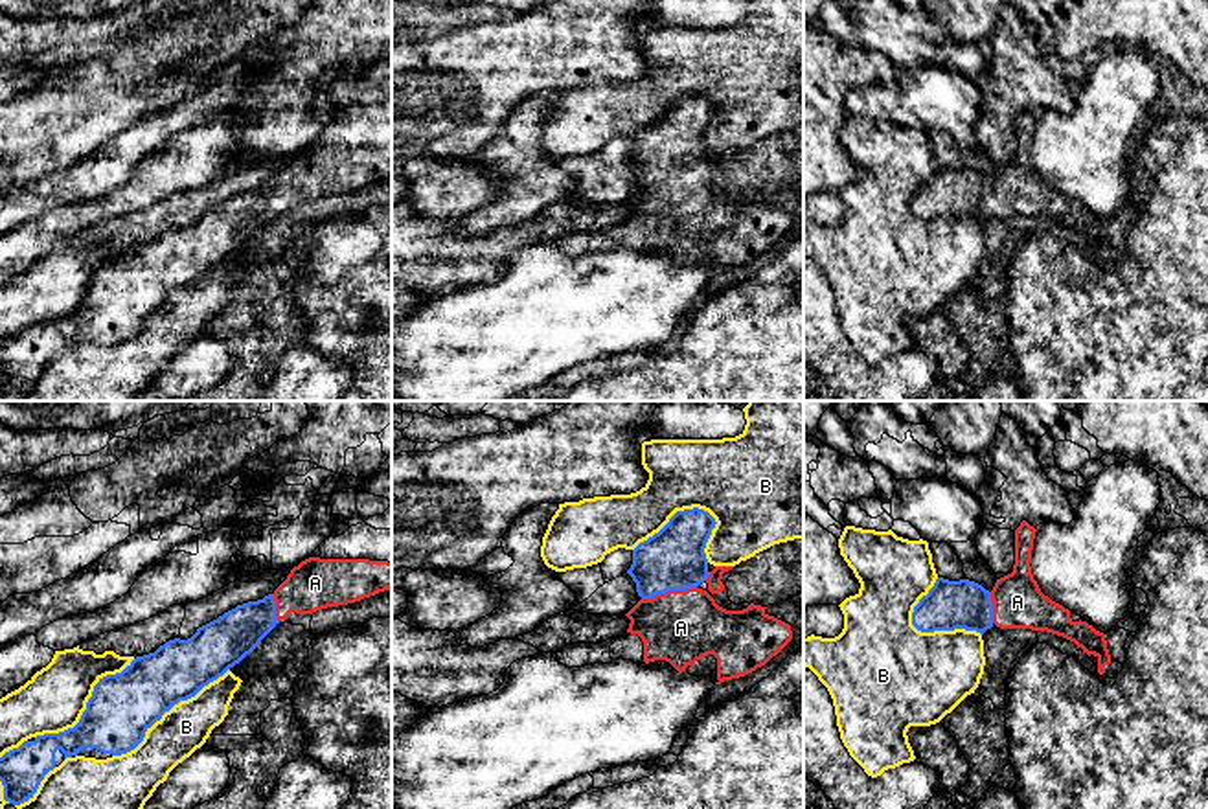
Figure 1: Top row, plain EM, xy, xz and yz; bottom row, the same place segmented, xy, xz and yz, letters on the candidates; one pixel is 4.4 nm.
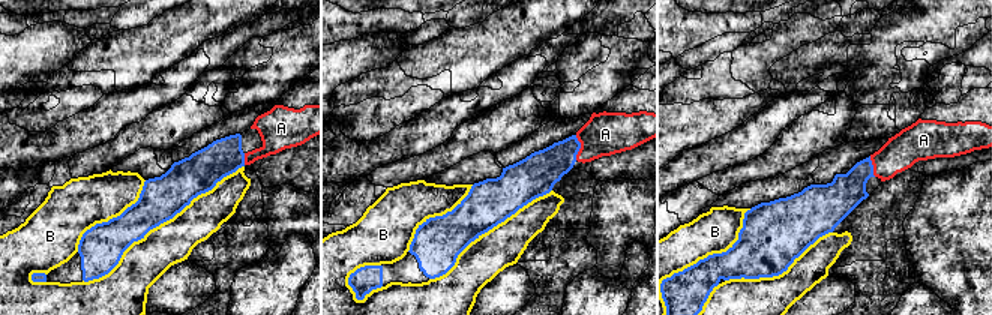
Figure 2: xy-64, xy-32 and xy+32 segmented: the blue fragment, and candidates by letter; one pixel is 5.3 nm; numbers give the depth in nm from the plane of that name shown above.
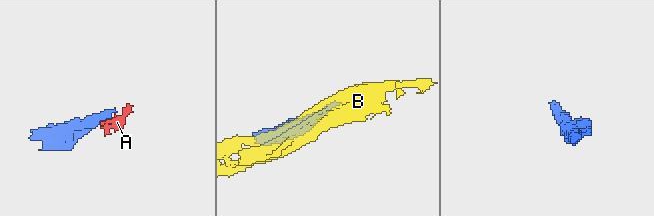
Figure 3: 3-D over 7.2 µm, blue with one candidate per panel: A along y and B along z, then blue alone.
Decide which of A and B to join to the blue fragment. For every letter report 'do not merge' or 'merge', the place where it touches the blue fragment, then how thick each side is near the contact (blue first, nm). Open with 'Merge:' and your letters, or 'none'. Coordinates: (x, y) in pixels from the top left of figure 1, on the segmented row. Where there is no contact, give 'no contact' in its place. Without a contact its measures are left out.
Merge: A
A: merge | xz (668, 591) | 280/320 nm
B: do not merge | xz (675, 513) | 280/320 nm

